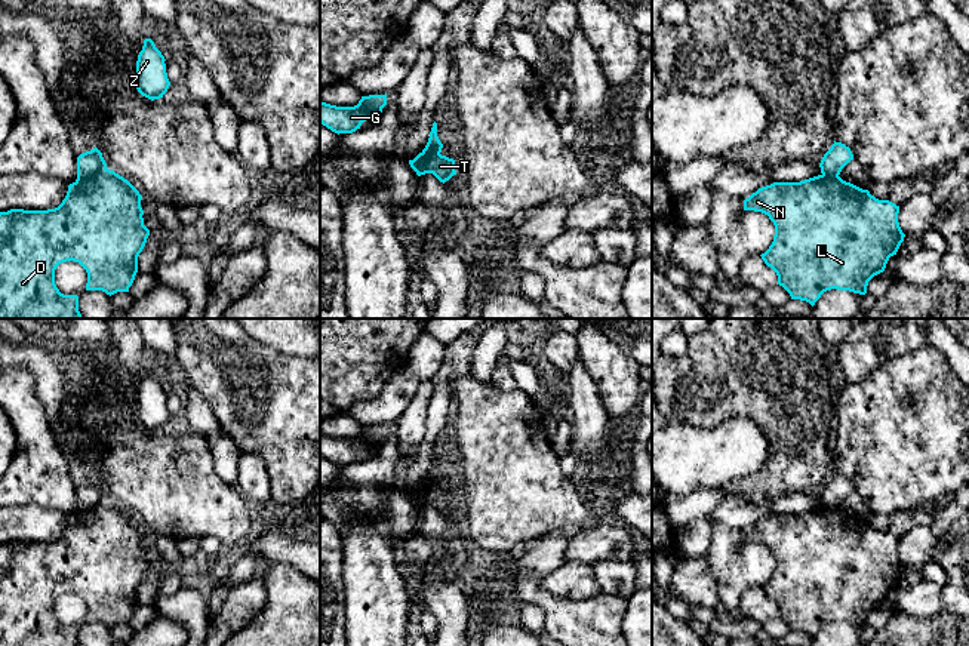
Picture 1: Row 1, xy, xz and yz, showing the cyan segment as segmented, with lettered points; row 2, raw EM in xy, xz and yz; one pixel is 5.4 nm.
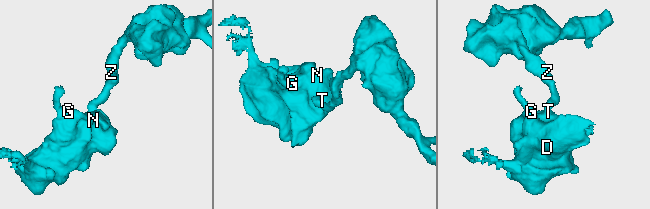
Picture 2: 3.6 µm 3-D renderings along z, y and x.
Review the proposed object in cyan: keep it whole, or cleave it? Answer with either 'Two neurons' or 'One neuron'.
Two neurons

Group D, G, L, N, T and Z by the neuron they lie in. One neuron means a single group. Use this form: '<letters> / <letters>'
D G L N T / Z

